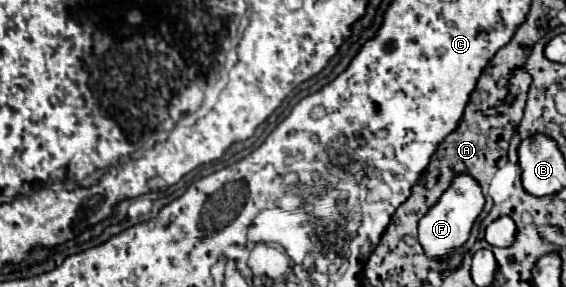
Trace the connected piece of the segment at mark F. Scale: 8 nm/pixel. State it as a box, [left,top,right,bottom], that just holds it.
[419,174,485,258]

